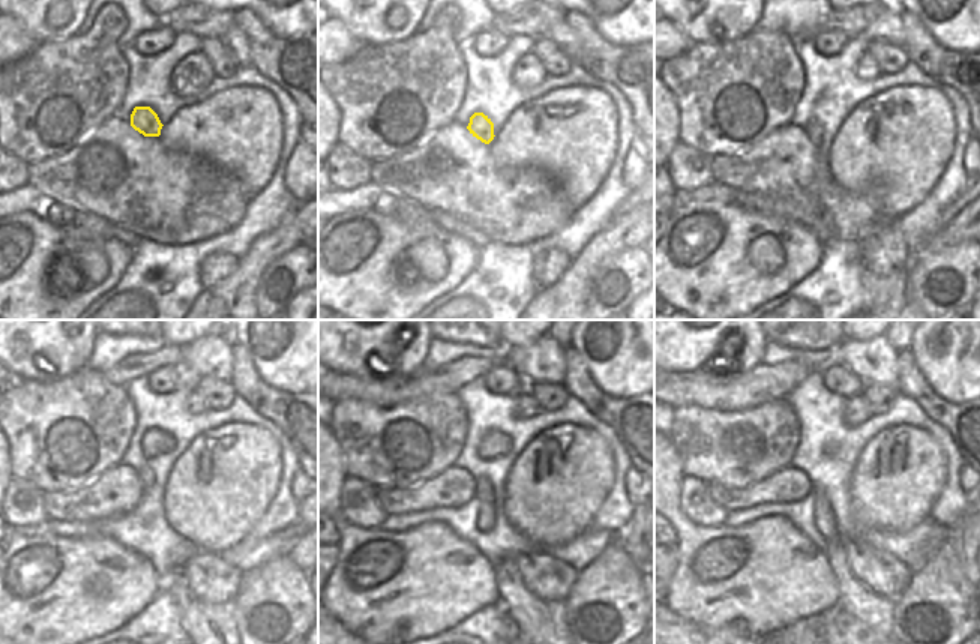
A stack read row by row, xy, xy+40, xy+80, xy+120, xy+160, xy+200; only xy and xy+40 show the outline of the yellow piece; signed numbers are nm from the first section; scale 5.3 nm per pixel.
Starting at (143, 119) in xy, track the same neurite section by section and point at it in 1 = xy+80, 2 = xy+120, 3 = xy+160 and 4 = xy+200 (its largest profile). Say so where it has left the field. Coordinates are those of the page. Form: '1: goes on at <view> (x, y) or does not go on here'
1: goes on at xy+80 (814, 131)
2: goes on at xy+120 (146, 476)
3: goes on at xy+160 (485, 521)
4: goes on at xy+200 (824, 520)

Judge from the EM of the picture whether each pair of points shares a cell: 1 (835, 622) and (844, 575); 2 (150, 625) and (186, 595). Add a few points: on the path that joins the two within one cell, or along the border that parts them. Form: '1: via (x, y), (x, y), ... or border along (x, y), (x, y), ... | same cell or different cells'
1: border along (836, 607), (869, 625) | different cells
2: border along (161, 589), (174, 601), (180, 623), (185, 628) | different cells

